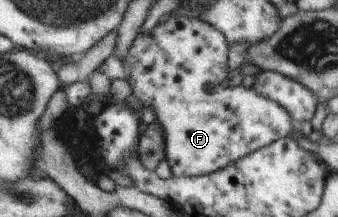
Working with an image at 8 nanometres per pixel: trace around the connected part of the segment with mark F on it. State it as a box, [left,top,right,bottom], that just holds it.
[123,16,291,177]

